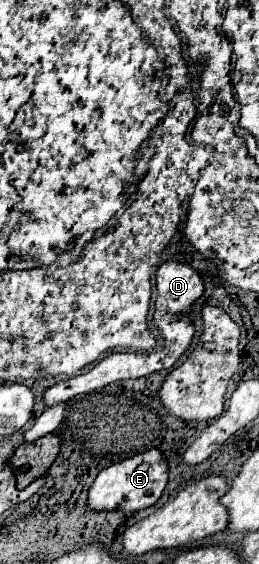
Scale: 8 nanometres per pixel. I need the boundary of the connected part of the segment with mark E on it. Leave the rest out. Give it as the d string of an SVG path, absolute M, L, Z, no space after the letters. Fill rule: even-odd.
M147 450L133 458L111 464L101 470L87 492L87 506L95 512L117 510L123 514L133 514L137 510L153 506L167 486L167 462L159 450Z

